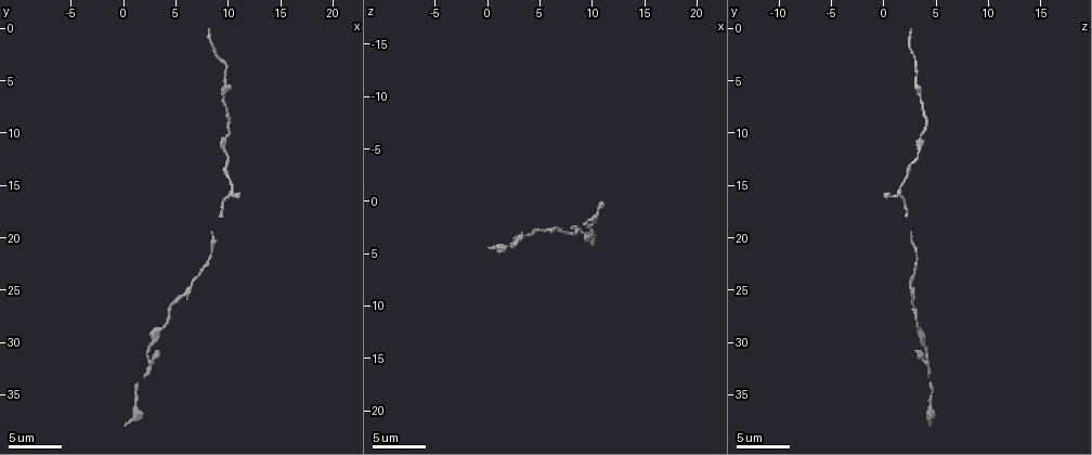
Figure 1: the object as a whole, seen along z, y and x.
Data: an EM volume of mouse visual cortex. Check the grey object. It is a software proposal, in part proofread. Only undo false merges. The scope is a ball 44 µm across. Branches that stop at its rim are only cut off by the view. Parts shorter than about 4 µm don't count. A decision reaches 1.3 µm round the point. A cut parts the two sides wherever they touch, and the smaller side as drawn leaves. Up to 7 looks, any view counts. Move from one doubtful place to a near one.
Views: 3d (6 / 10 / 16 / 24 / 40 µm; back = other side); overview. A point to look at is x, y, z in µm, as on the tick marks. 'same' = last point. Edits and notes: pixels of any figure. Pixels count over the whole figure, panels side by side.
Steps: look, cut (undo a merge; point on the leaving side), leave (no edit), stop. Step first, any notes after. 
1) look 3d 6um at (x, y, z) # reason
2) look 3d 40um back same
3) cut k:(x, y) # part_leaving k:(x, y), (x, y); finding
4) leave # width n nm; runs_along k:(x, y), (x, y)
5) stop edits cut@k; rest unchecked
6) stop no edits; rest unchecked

look 3d 10um at (2.4, 33.0, 4.2) # narrows sharply

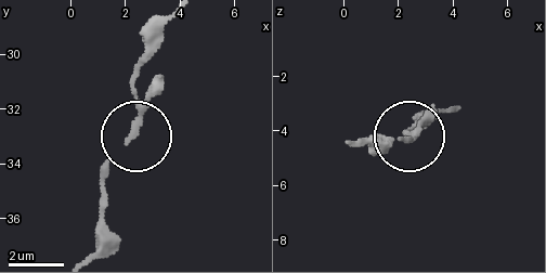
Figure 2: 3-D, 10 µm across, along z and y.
look 3d 10um back at (2.1, 33.2, 4.4)

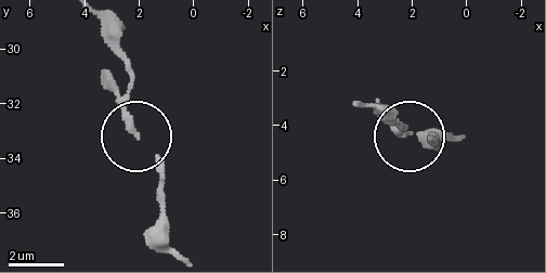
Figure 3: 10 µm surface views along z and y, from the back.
leave # width 130 nm; runs_along 3:(99, 23), (129, 72), (134, 128), (157, 163), (161, 203); continuous, no second cell

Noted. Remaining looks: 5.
look 3d 6um at (3.8, 28.6, 3.2) # calibre changes

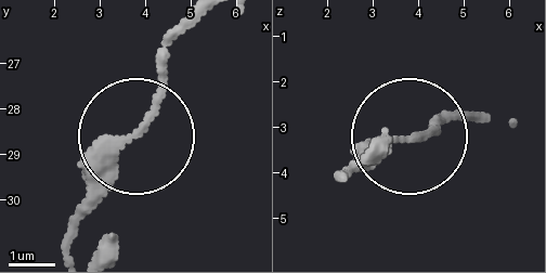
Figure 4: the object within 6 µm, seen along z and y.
leave # runs_along 4:(202, 17), (171, 52), (163, 99), (78, 211); all the same cell

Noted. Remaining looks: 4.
look 3d 16um at (9.6, 7.2, 3.8) # calibre changes

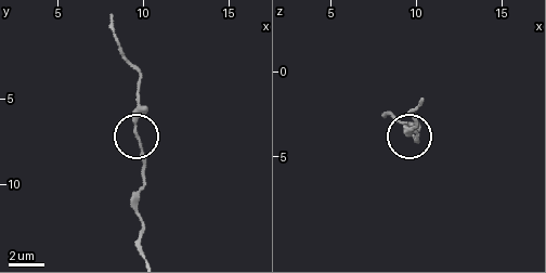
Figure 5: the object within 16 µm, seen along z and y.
leave # runs_along 5:(142, 251), (137, 194), (145, 159), (137, 133), (137, 82); one cell here

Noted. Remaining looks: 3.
stop no edits; rest unchecked

